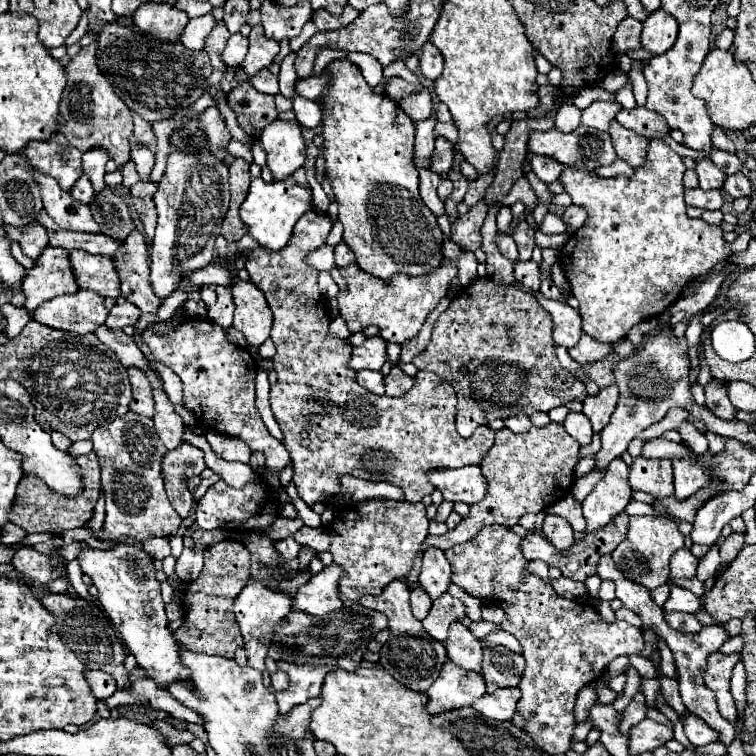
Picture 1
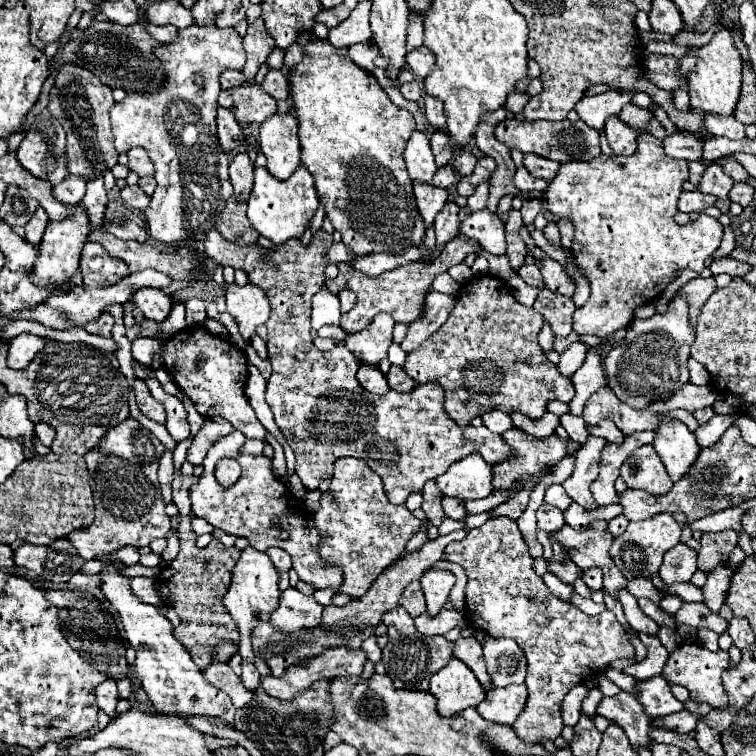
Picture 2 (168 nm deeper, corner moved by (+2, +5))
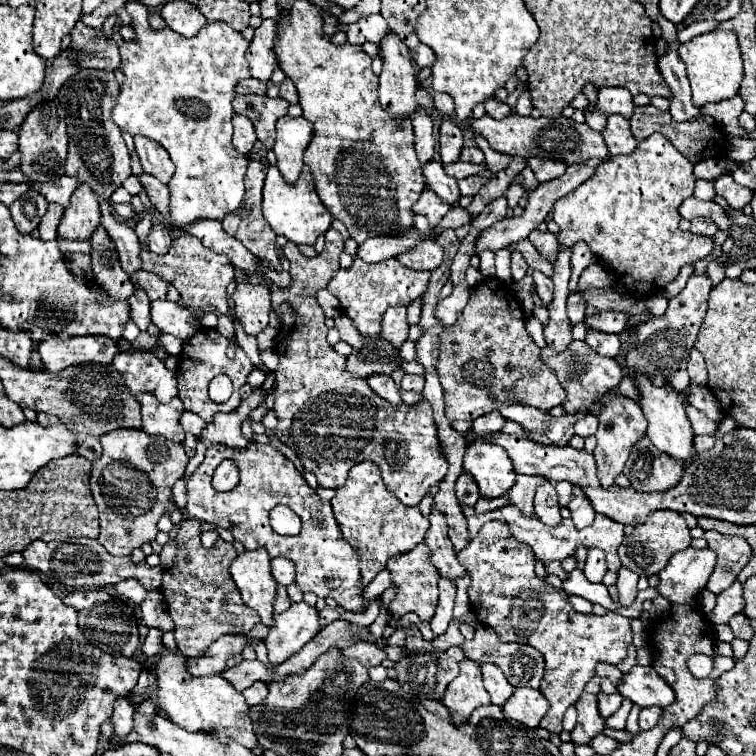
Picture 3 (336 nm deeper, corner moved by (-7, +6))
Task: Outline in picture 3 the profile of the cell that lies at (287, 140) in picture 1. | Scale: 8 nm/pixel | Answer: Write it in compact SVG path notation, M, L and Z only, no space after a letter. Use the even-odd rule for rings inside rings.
M281 117L277 121L277 137L275 137L275 155L277 167L287 179L287 183L295 183L303 169L303 153L313 137L313 125L305 117Z

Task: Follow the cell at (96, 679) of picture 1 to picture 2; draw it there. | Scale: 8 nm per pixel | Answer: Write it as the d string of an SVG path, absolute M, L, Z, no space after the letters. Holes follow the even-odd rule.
M106 680L96 688L96 700L98 706L110 716L118 716L116 712L116 704L118 704L118 690L116 690L116 682L114 680Z

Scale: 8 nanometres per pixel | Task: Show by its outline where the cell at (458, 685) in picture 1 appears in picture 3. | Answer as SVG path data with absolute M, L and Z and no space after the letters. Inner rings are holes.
M463 659L459 675L447 685L447 691L443 695L443 705L449 709L451 721L455 725L465 723L465 719L469 719L469 715L477 707L489 705L489 703L491 701L483 687L479 663L471 659Z

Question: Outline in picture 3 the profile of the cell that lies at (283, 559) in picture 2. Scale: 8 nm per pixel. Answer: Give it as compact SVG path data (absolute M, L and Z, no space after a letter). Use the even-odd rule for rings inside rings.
M275 557L271 561L271 573L279 585L289 585L295 581L295 563L287 557Z

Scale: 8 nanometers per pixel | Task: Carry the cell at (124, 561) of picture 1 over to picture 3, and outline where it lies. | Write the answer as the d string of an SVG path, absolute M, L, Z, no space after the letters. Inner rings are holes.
M161 645L159 649L159 661L155 667L157 677L157 703L163 709L163 713L177 723L179 727L187 731L203 731L203 729L215 729L221 741L237 741L249 749L253 749L255 733L251 727L251 719L247 715L247 701L245 697L221 675L215 677L193 677L187 669L189 657L185 657L179 649L171 651L169 647Z

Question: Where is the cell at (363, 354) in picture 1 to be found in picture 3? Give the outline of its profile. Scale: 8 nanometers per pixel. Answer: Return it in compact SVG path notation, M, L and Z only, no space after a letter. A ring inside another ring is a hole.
M393 307L387 309L381 321L381 341L389 341L393 347L401 347L401 343L407 339L409 333L409 325L407 325L407 315L405 315L405 307Z

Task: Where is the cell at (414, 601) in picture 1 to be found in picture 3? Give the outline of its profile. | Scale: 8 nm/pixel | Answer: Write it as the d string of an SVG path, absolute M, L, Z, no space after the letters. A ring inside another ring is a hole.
M419 543L415 547L415 551L409 551L409 553L403 553L399 557L395 557L395 559L389 559L387 569L391 571L393 583L399 587L397 597L389 605L389 611L393 613L393 617L397 619L397 617L403 617L409 611L415 611L423 621L429 621L435 613L435 607L437 607L439 573L435 571L431 561L427 559L427 547L423 547L423 543Z

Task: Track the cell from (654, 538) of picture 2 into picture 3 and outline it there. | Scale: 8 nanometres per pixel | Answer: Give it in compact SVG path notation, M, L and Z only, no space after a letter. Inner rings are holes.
M655 511L649 515L649 519L643 525L637 525L631 535L627 535L619 547L619 559L621 563L635 571L637 575L655 575L659 573L669 557L677 551L683 551L691 545L691 535L685 519L677 511Z

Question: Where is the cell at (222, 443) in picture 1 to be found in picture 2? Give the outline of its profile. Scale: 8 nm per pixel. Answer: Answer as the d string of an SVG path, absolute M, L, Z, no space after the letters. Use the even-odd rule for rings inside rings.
M232 432L218 440L209 449L202 466L204 471L198 484L190 488L190 502L192 502L192 514L196 518L204 518L214 528L224 530L226 534L232 534L236 538L246 538L252 548L266 552L268 548L276 546L290 554L292 568L296 570L298 578L302 582L312 584L314 590L332 588L334 592L340 592L342 584L342 566L330 564L318 554L318 546L322 542L322 534L312 522L312 514L304 516L304 510L294 504L294 498L286 484L274 476L272 472L272 460L264 454L241 454L240 448L244 446L246 437L242 432ZM222 458L233 458L242 466L242 476L238 482L230 488L222 488L214 478L214 466ZM280 524L284 530L288 530L288 538L280 538Z

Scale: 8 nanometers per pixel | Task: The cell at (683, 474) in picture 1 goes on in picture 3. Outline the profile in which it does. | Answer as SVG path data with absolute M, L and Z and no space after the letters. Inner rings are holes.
M639 375L635 379L635 385L641 393L641 409L643 409L643 415L647 417L649 421L649 427L647 427L647 437L653 441L653 445L667 453L669 457L681 461L681 463L687 463L691 461L693 453L695 453L695 433L691 429L691 423L685 415L685 407L681 405L681 393L675 393L671 391L671 387L653 387L649 377L645 375Z

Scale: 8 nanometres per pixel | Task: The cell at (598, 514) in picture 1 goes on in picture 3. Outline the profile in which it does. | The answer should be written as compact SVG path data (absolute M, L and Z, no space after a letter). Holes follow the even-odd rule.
M607 393L603 395L603 399L607 399L607 403L603 403L603 411L599 415L599 431L597 431L597 445L595 445L595 461L597 461L597 475L601 479L603 487L611 487L611 483L615 483L615 477L623 471L625 461L633 449L633 445L647 435L647 419L641 411L641 407L627 399L627 397L619 397L615 393Z

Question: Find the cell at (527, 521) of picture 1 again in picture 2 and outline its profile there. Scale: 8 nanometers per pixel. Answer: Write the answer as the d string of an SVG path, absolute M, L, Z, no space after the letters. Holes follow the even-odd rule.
M552 484L548 487L544 502L546 502L546 504L560 508L562 512L564 512L564 510L570 506L570 498L566 496L566 490L564 490L560 484Z

